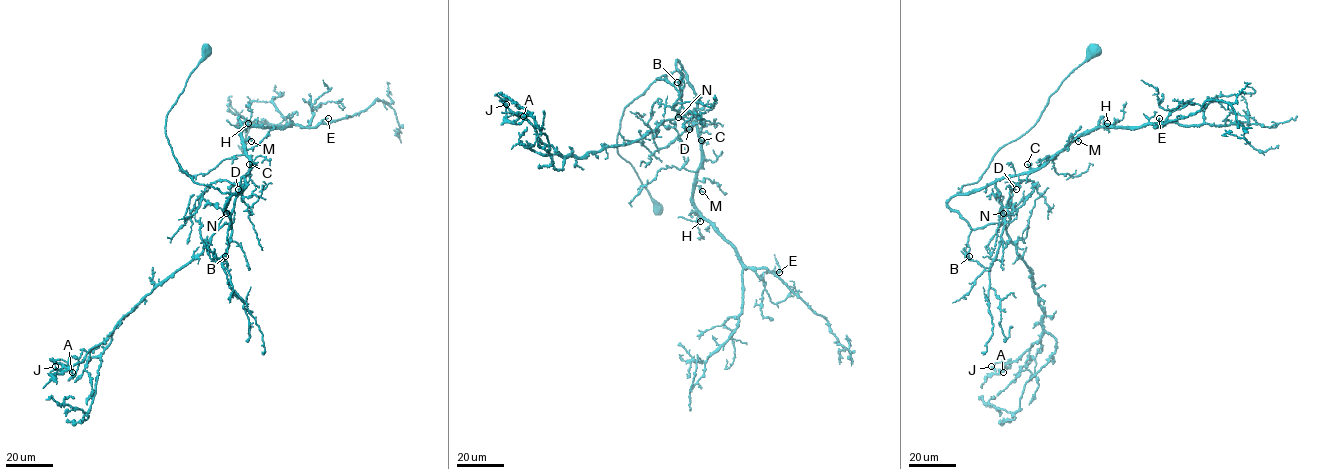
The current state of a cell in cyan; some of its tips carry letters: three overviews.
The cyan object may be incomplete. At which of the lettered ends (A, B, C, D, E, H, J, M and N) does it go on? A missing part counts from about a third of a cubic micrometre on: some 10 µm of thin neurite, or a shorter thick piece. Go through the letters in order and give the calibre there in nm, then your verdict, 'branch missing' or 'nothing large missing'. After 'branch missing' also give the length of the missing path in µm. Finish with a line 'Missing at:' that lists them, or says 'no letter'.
A: 320 nm thick; nothing large missing
B: 170 nm thick; branch missing; about 10 µm are missing
C: 140 nm thick; nothing large missing
D: 170 nm thick; nothing large missing
E: 280 nm thick; branch missing; about 35 µm are missing
H: 150 nm thick; nothing large missing
J: 280 nm thick; nothing large missing
M: 170 nm thick; nothing large missing
N: 180 nm thick; branch missing; about 9 µm are missing
Missing at: B, E, N

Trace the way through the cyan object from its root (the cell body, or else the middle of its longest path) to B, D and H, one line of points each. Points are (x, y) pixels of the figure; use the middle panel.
B: (657, 208), (618, 153), (617, 135), (624, 109), (654, 82), (675, 71), (686, 77), (678, 61), (677, 82)
D: (657, 208), (634, 168), (617, 152), (623, 111), (658, 78), (678, 71), (697, 100), (697, 115), (689, 129)
H: (657, 208), (618, 153), (617, 135), (624, 109), (678, 71), (697, 100), (702, 166), (693, 204), (700, 221)

